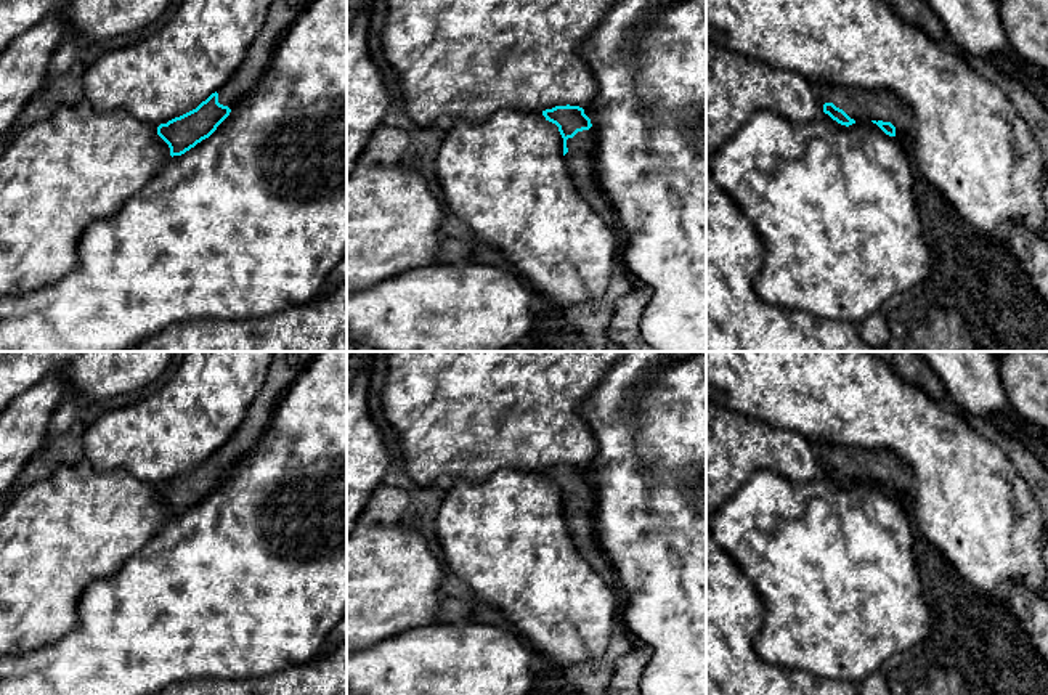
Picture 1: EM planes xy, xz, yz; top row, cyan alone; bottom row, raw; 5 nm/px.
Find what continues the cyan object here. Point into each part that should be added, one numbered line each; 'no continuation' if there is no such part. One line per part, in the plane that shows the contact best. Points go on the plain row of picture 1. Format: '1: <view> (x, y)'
1: xz (580, 519)

